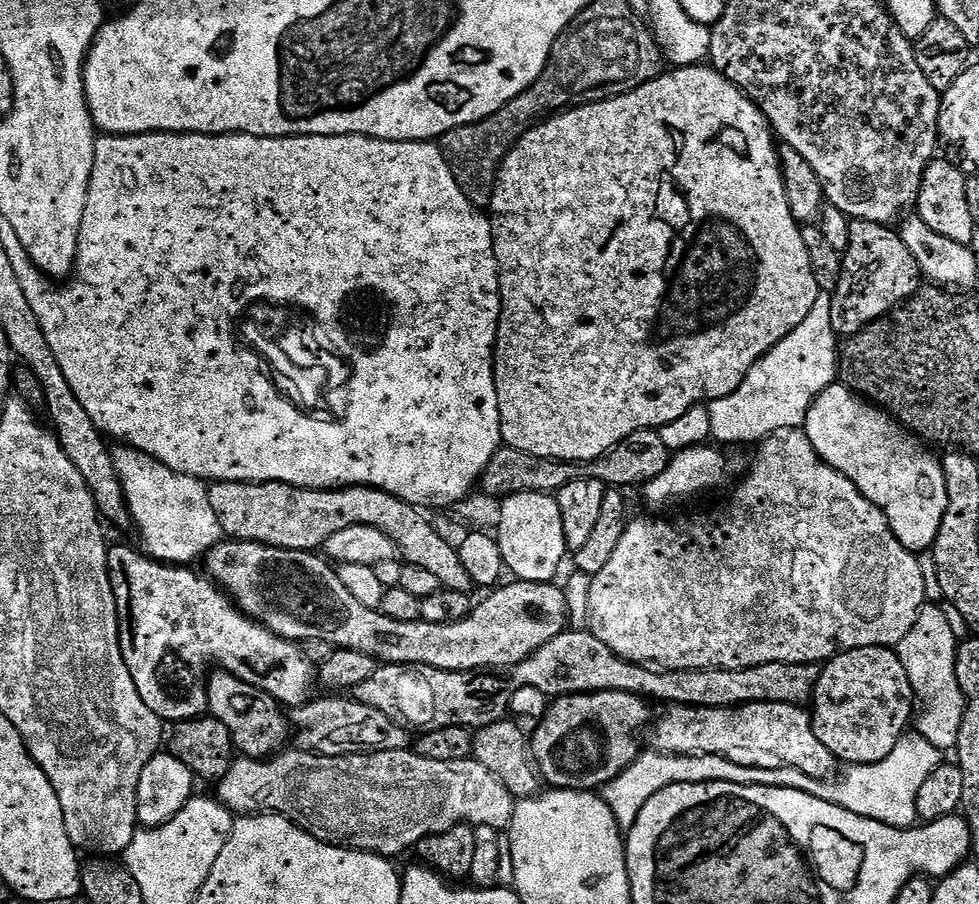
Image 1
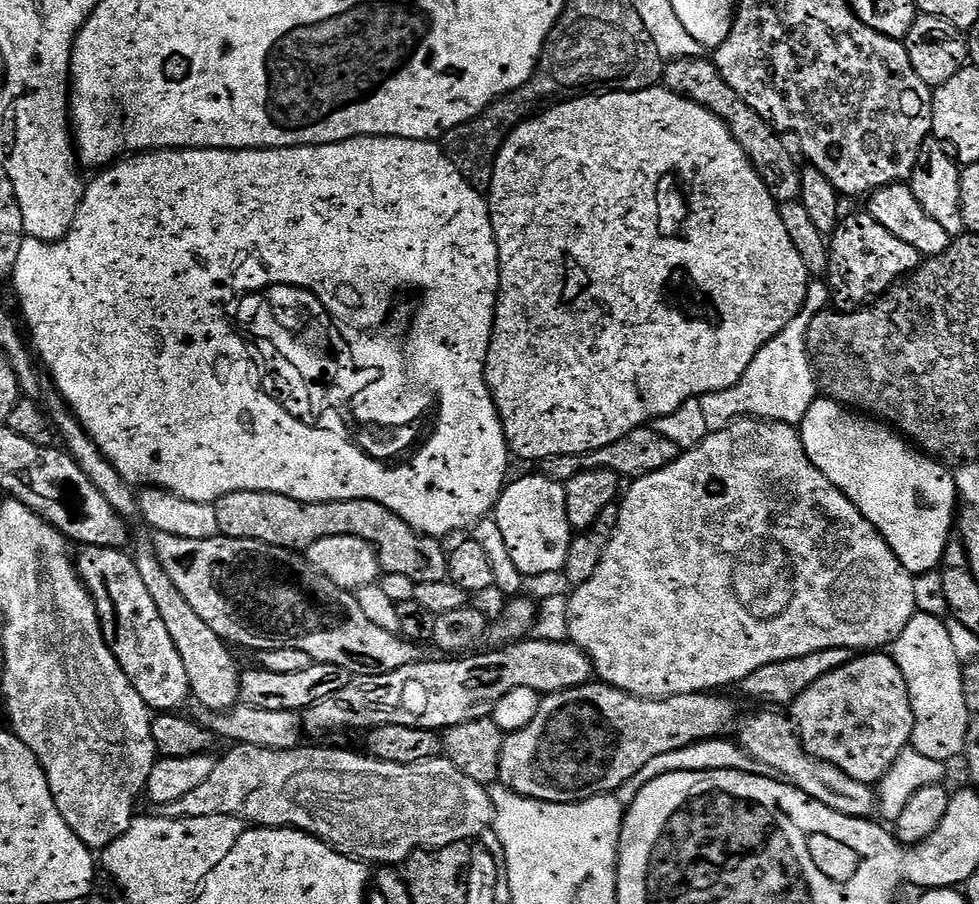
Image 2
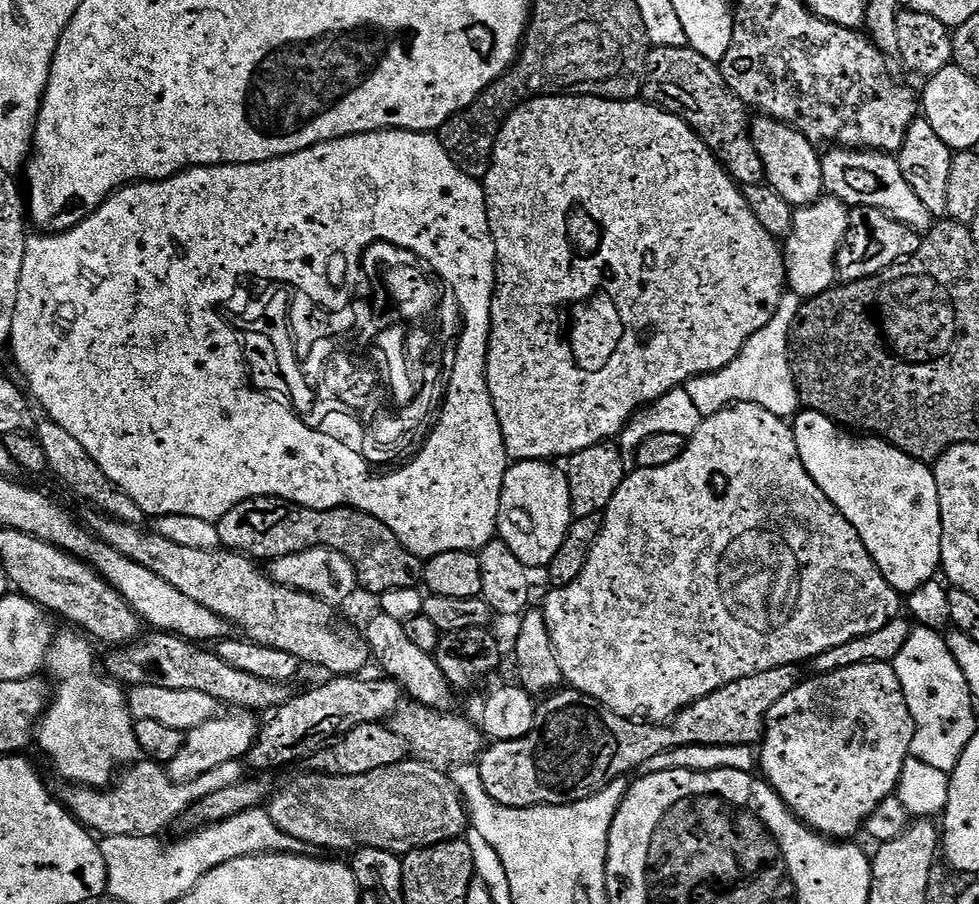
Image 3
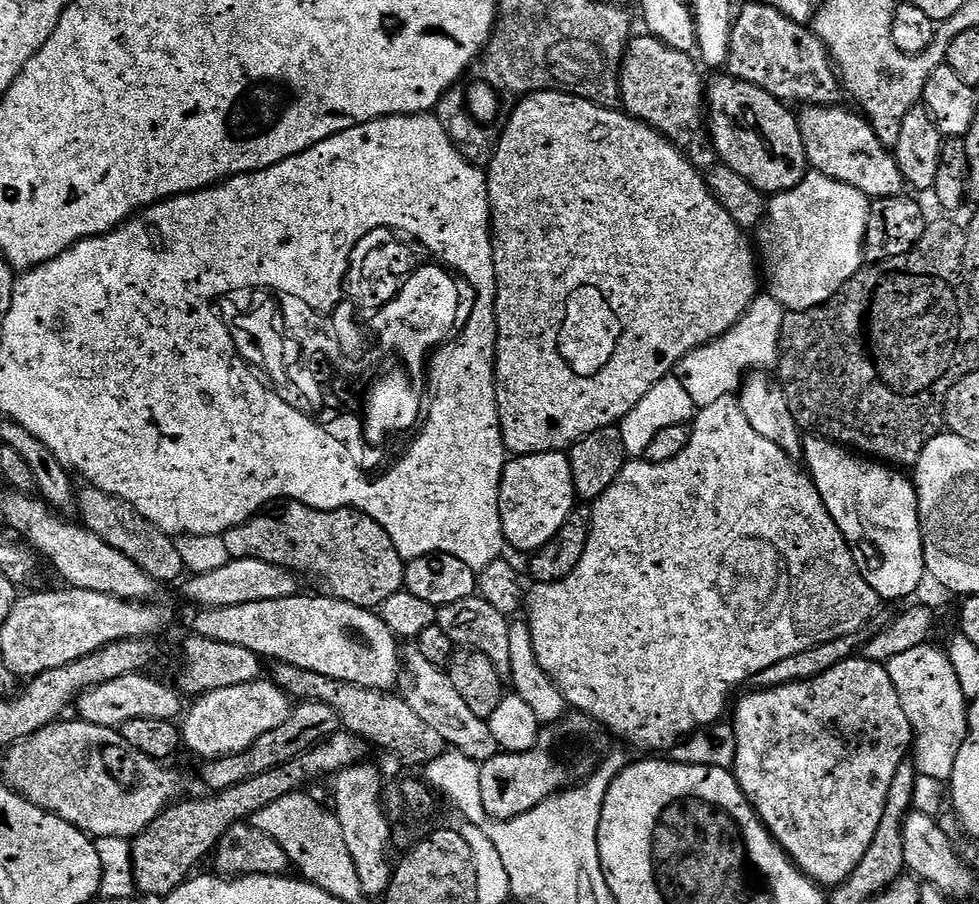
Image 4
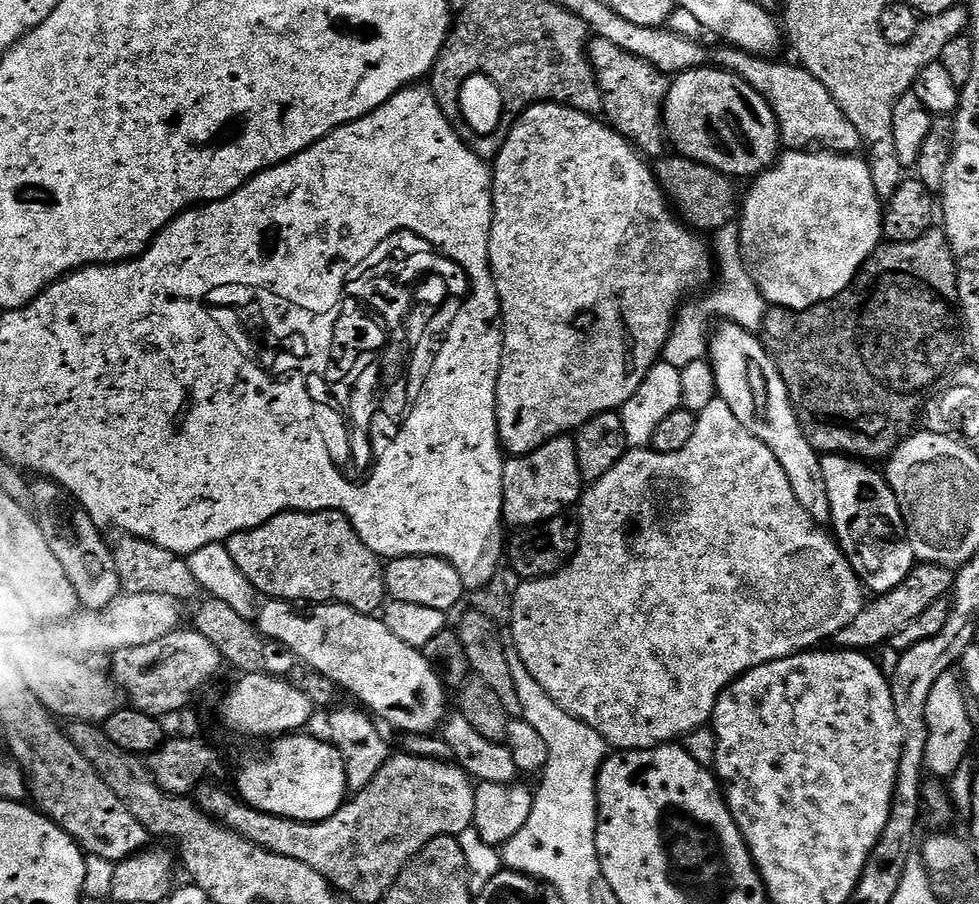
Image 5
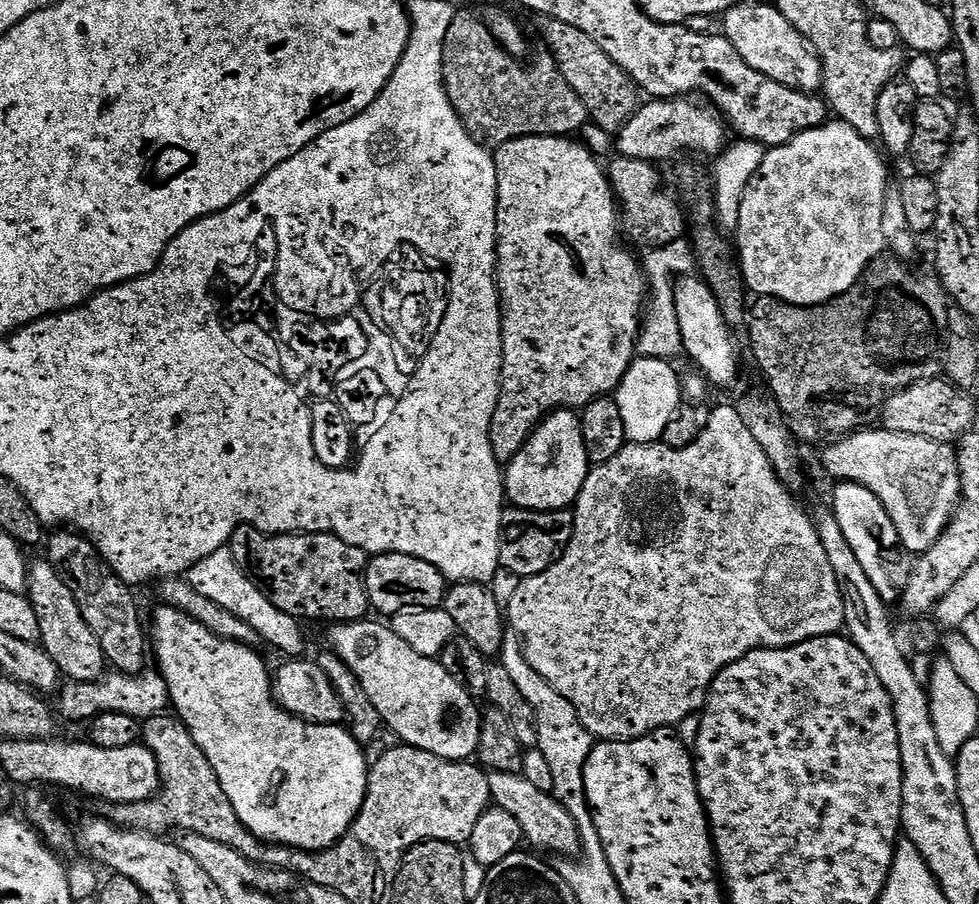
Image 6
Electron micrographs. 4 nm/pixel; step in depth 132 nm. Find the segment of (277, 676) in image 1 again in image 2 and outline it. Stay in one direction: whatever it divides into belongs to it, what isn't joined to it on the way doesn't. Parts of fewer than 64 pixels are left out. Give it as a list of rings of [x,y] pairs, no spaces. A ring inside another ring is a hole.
[[[83,545],[75,557],[74,563],[80,580],[87,585],[92,599],[97,605],[104,606],[109,600],[112,612],[116,615],[116,641],[110,647],[116,653],[116,660],[130,678],[134,690],[142,694],[148,707],[160,714],[180,710],[184,699],[189,699],[190,691],[186,669],[171,641],[169,631],[154,606],[154,600],[146,590],[138,566],[127,551],[110,547],[90,547]]]

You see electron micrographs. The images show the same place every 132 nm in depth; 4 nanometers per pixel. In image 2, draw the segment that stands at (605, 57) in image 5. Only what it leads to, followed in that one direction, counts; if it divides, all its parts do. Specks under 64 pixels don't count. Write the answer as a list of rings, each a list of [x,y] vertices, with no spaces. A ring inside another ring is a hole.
[[[691,56],[685,60],[671,61],[663,69],[663,83],[671,92],[677,92],[679,96],[698,102],[698,106],[710,110],[719,120],[724,121],[732,137],[740,143],[742,150],[760,173],[764,183],[774,186],[775,195],[781,201],[795,201],[800,194],[802,172],[799,167],[796,169],[795,158],[784,149],[784,144],[780,141],[783,139],[771,124],[757,116],[754,110],[750,110],[750,106],[746,106],[746,102],[742,102],[742,98],[738,98],[738,94],[734,94],[734,90],[730,90],[730,86],[716,69],[715,63],[711,59],[704,59],[700,56]]]

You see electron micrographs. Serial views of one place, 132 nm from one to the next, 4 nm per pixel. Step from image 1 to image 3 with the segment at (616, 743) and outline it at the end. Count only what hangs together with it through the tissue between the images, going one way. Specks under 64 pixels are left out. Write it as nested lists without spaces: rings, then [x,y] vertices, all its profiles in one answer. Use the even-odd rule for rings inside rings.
[[[787,664],[786,666],[778,666],[774,670],[762,670],[762,674],[750,674],[750,678],[738,678],[738,682],[730,682],[726,686],[722,686],[722,690],[714,690],[714,694],[706,694],[706,698],[698,698],[698,702],[694,702],[690,706],[686,706],[671,720],[662,724],[649,724],[647,722],[637,722],[635,720],[627,720],[618,714],[611,712],[606,706],[602,706],[594,698],[590,698],[581,692],[571,690],[557,690],[547,697],[536,709],[536,719],[539,721],[535,728],[528,736],[522,738],[514,738],[513,741],[495,741],[489,743],[481,752],[478,761],[480,769],[480,777],[482,778],[482,786],[486,790],[486,794],[490,798],[494,798],[494,802],[498,802],[502,806],[510,806],[511,808],[537,808],[539,804],[573,804],[574,802],[582,802],[586,798],[590,798],[594,794],[602,791],[612,780],[618,780],[627,777],[627,772],[632,772],[635,768],[640,768],[643,764],[651,765],[658,758],[658,754],[663,752],[673,752],[675,748],[689,748],[690,746],[744,746],[752,748],[759,745],[764,739],[764,723],[770,714],[770,710],[774,710],[774,705],[780,699],[786,698],[786,694],[790,694],[790,690],[794,690],[802,682],[801,669],[795,664]]]

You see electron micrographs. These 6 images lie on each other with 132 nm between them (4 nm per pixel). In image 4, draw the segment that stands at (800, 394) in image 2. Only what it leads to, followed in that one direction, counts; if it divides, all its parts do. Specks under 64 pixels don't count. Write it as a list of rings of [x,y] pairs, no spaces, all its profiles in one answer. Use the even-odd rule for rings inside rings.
[[[757,295],[751,306],[744,311],[744,317],[729,332],[708,344],[701,344],[680,360],[674,369],[675,375],[679,376],[682,386],[686,386],[690,398],[694,398],[697,409],[714,406],[718,398],[739,393],[749,374],[777,367],[785,311],[772,296]]]

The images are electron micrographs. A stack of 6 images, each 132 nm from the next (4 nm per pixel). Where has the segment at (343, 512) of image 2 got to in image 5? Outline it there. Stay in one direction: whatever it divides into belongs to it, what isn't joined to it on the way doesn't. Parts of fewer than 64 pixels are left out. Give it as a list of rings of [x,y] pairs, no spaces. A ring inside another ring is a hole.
[[[280,512],[270,522],[242,530],[226,541],[234,566],[246,574],[257,593],[268,600],[291,600],[305,604],[345,604],[363,616],[376,616],[385,607],[388,591],[381,557],[368,549],[342,512]]]

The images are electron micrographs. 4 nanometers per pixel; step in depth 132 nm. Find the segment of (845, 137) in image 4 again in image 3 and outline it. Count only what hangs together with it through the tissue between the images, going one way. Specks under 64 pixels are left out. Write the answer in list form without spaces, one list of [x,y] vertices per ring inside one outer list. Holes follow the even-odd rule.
[[[832,146],[822,156],[822,178],[825,193],[852,208],[877,208],[921,234],[927,233],[934,223],[932,212],[926,210],[918,194],[910,190],[910,182],[906,182],[895,155],[879,150]]]

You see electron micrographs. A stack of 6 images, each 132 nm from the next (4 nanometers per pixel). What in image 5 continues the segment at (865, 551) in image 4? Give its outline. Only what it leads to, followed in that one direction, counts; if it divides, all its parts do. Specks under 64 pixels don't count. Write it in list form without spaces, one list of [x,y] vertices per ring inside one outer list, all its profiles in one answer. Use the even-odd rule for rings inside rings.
[[[824,454],[820,457],[820,465],[822,466],[822,478],[826,478],[826,486],[828,487],[828,493],[830,494],[830,510],[832,511],[830,524],[831,527],[836,527],[834,536],[839,543],[840,549],[843,550],[845,556],[847,556],[850,563],[852,563],[852,569],[856,571],[856,575],[860,577],[861,584],[864,585],[865,589],[867,589],[869,593],[883,594],[889,592],[890,590],[894,590],[894,586],[898,586],[898,582],[902,582],[910,573],[912,573],[913,567],[917,563],[914,550],[908,541],[908,531],[904,525],[902,510],[900,509],[900,503],[894,494],[894,490],[891,486],[889,486],[887,479],[885,479],[881,473],[879,476],[879,474],[872,469],[875,467],[869,466],[867,463],[861,462],[859,459],[843,454]]]

